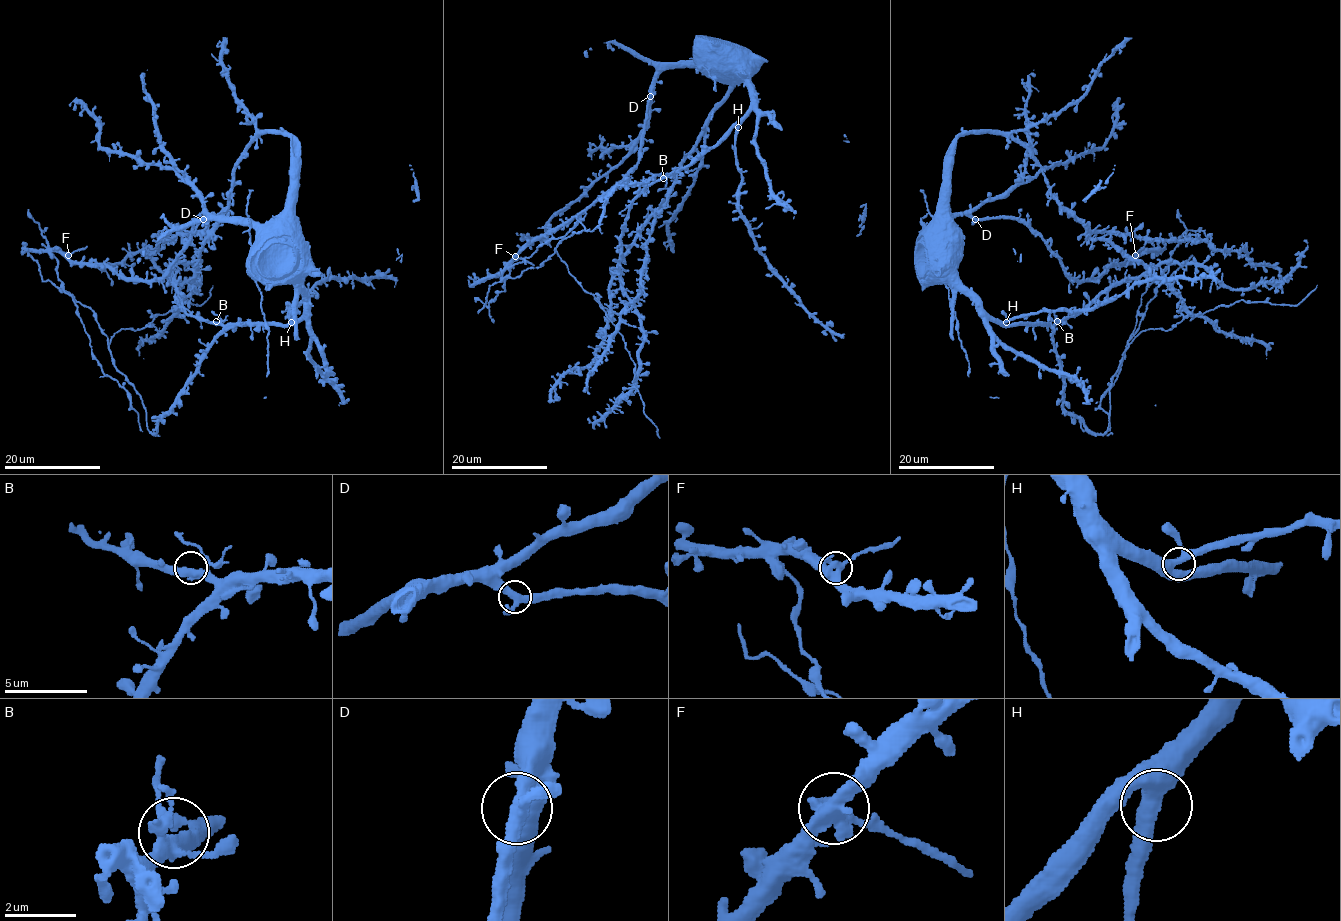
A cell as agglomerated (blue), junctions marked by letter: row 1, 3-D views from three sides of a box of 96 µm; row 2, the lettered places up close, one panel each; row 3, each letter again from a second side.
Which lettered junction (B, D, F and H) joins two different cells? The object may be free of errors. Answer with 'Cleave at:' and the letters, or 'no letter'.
Cleave at: F

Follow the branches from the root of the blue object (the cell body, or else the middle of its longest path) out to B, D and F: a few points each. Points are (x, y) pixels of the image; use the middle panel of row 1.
B: (749, 61), (755, 57), (759, 62), (751, 74), (751, 108), (715, 145), (707, 146), (687, 166), (663, 178)
D: (749, 61), (753, 56), (742, 48), (719, 45), (705, 60), (670, 63), (658, 75), (650, 96)
F: (749, 61), (742, 48), (719, 45), (705, 60), (670, 63), (651, 93), (639, 162), (515, 256)

